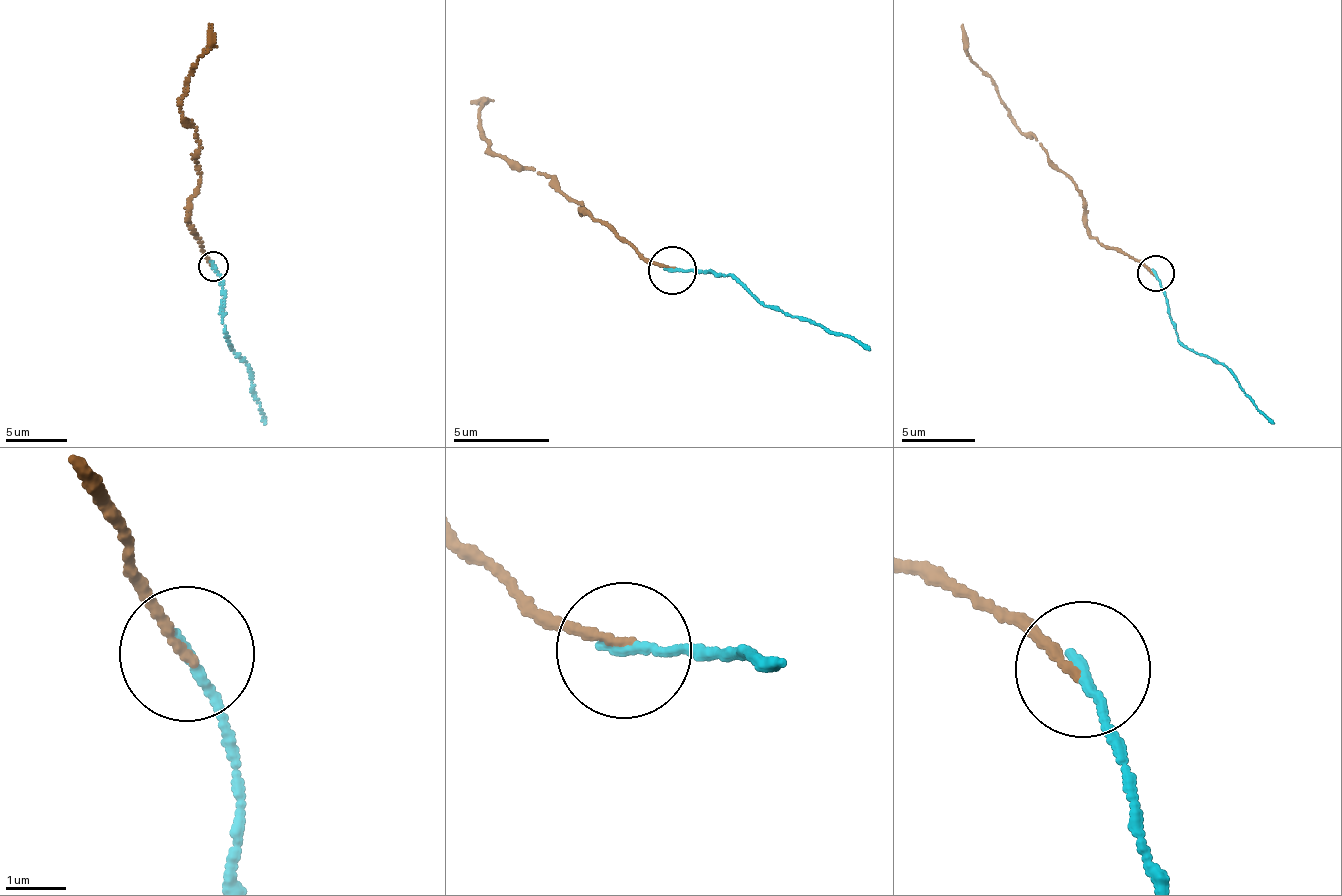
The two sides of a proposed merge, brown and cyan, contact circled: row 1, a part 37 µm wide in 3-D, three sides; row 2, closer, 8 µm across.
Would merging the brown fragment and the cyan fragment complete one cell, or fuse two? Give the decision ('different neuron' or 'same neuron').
same neuron

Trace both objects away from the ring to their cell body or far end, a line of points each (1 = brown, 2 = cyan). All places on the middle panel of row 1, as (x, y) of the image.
1: (670, 267), (592, 218), (541, 176), (493, 152), (479, 137), (480, 101), (475, 103)
2: (670, 272), (698, 272), (731, 278), (768, 307), (849, 333), (869, 349)

